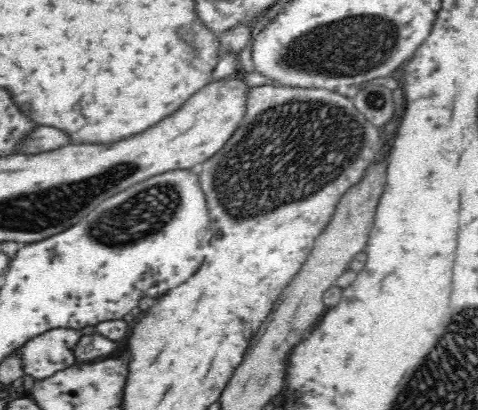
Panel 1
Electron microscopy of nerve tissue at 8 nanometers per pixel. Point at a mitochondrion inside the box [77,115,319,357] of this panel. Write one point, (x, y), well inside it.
(143, 215)

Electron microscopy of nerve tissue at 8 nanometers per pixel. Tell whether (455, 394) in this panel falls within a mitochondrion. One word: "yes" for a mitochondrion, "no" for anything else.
yes

